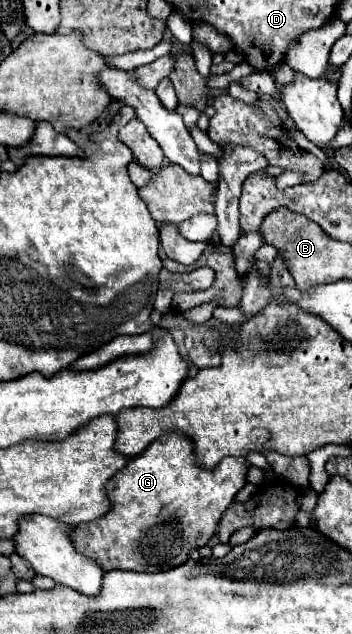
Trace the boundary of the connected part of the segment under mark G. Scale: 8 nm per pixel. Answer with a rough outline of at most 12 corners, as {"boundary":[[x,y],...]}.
{"boundary":[[164,433],[76,525],[104,571],[158,573],[208,545],[248,463],[194,463]]}

